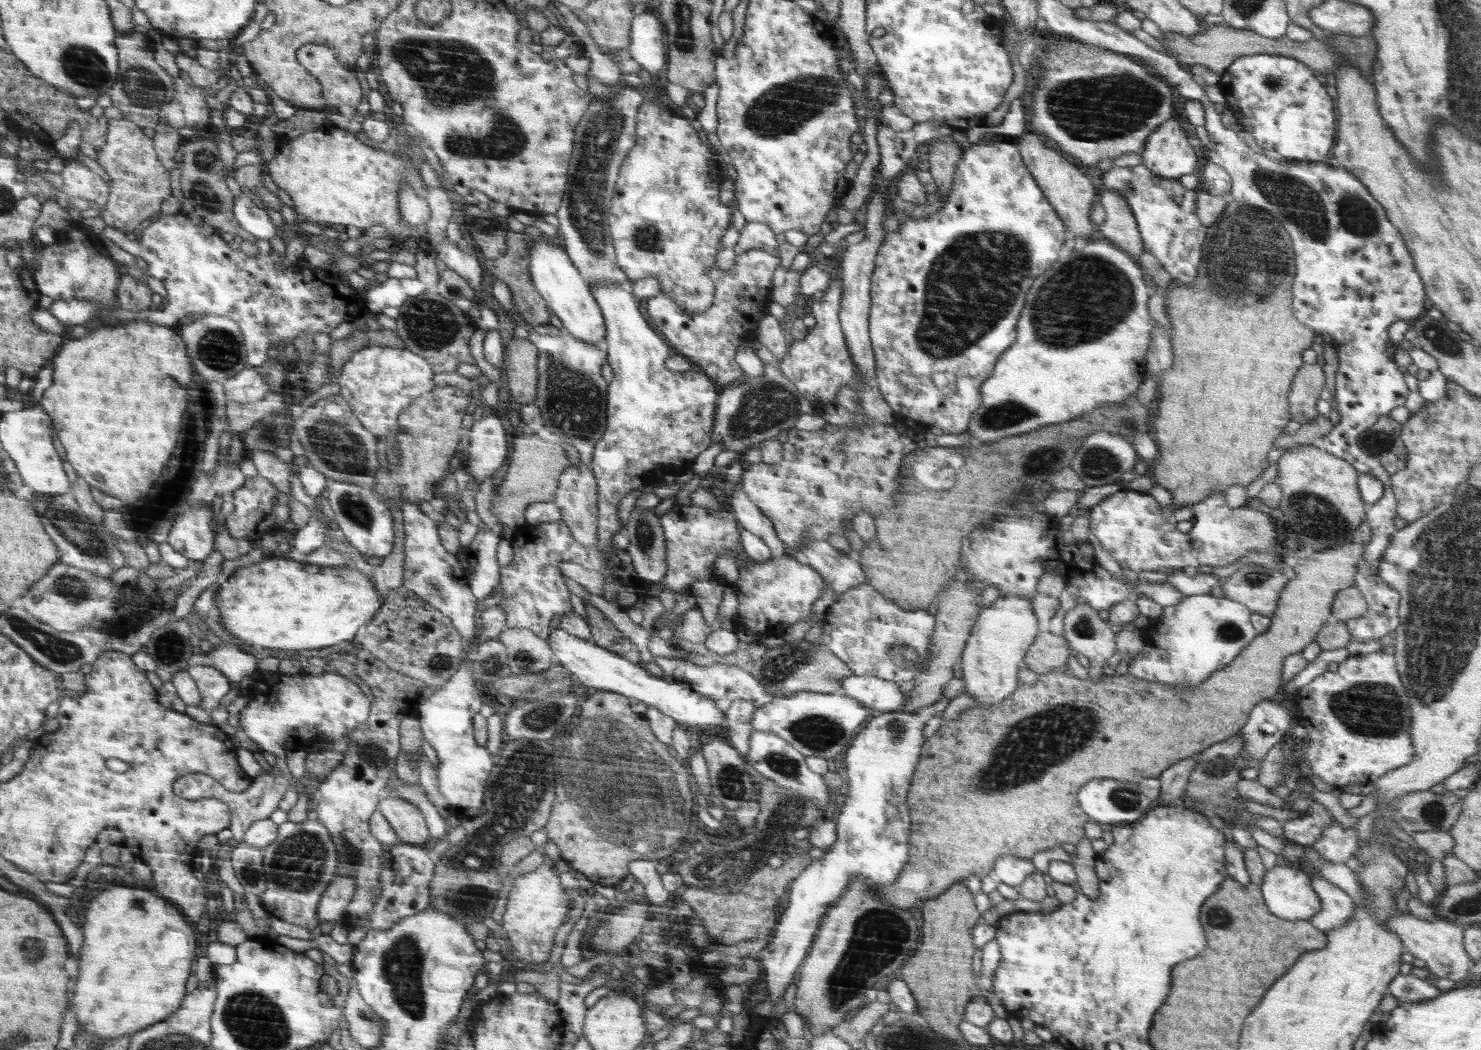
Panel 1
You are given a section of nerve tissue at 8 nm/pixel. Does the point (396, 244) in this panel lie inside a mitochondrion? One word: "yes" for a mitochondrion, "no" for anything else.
no

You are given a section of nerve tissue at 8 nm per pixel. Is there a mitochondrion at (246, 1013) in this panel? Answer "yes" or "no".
yes

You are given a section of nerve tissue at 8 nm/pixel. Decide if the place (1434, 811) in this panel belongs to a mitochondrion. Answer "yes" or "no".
yes

